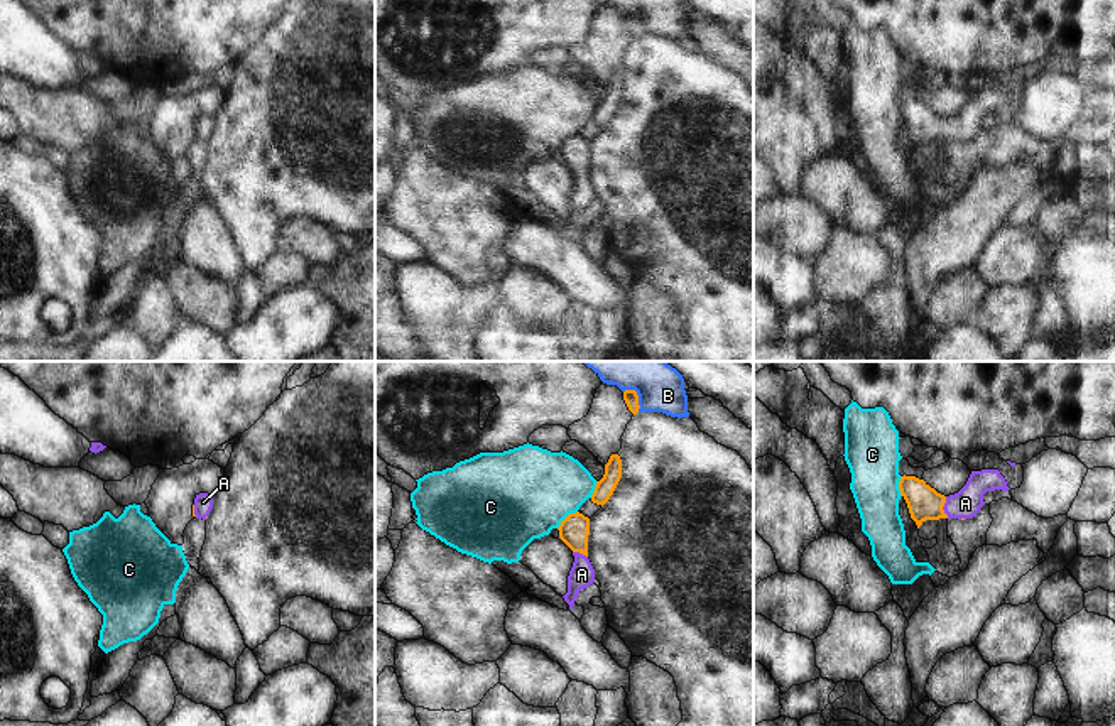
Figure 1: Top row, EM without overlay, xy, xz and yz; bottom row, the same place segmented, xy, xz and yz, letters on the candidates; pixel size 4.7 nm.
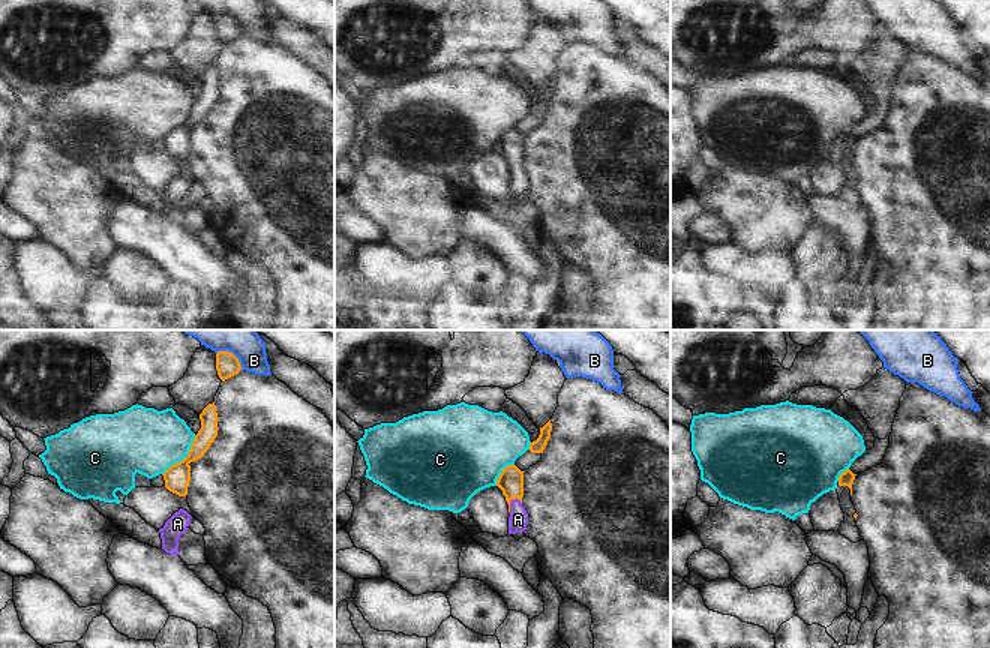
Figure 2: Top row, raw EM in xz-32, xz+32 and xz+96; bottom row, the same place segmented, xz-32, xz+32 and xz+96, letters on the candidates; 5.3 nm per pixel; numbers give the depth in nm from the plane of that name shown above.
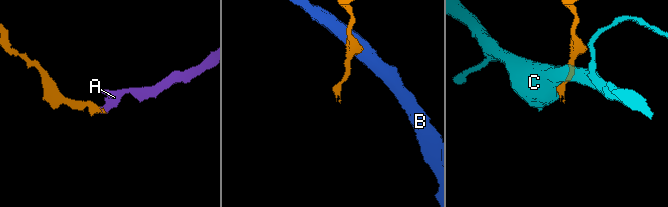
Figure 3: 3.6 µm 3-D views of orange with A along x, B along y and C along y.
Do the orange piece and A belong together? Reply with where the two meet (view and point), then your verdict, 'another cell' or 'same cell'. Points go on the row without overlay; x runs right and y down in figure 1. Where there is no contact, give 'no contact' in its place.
contact yz (943, 127); same cell

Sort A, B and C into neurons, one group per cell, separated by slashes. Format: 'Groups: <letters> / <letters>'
Groups: A / B / C

